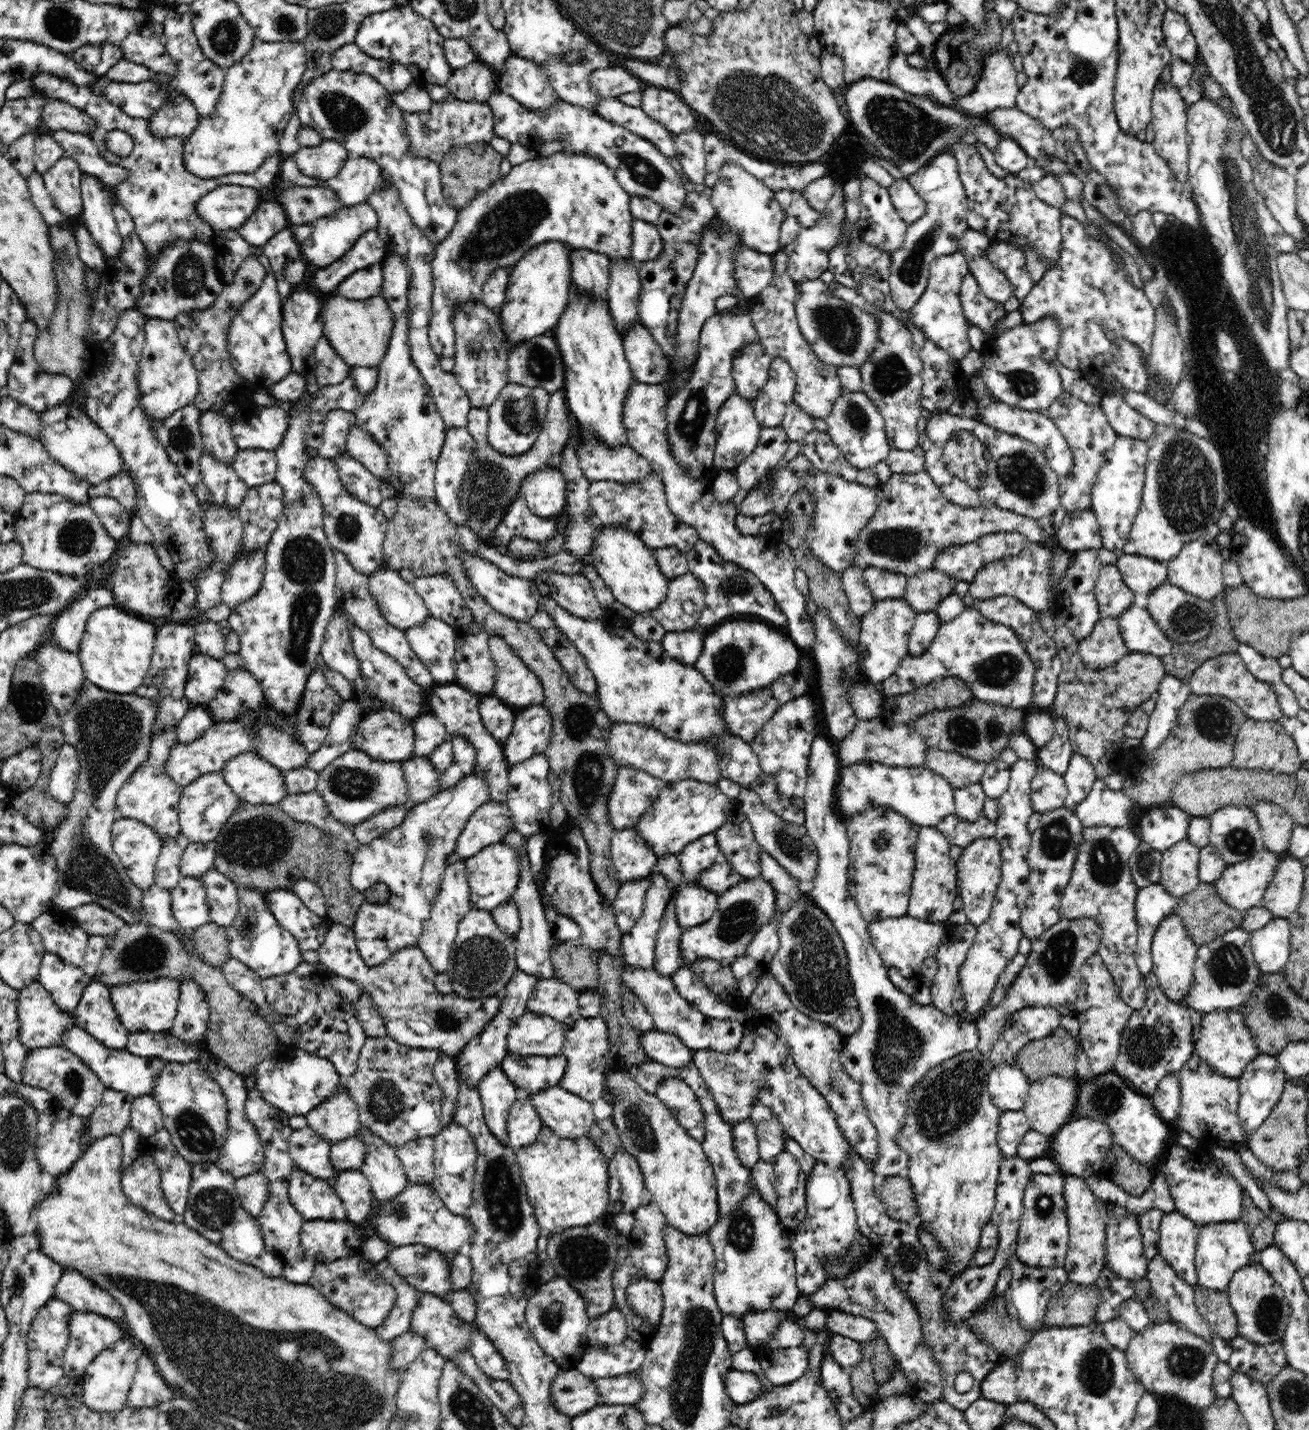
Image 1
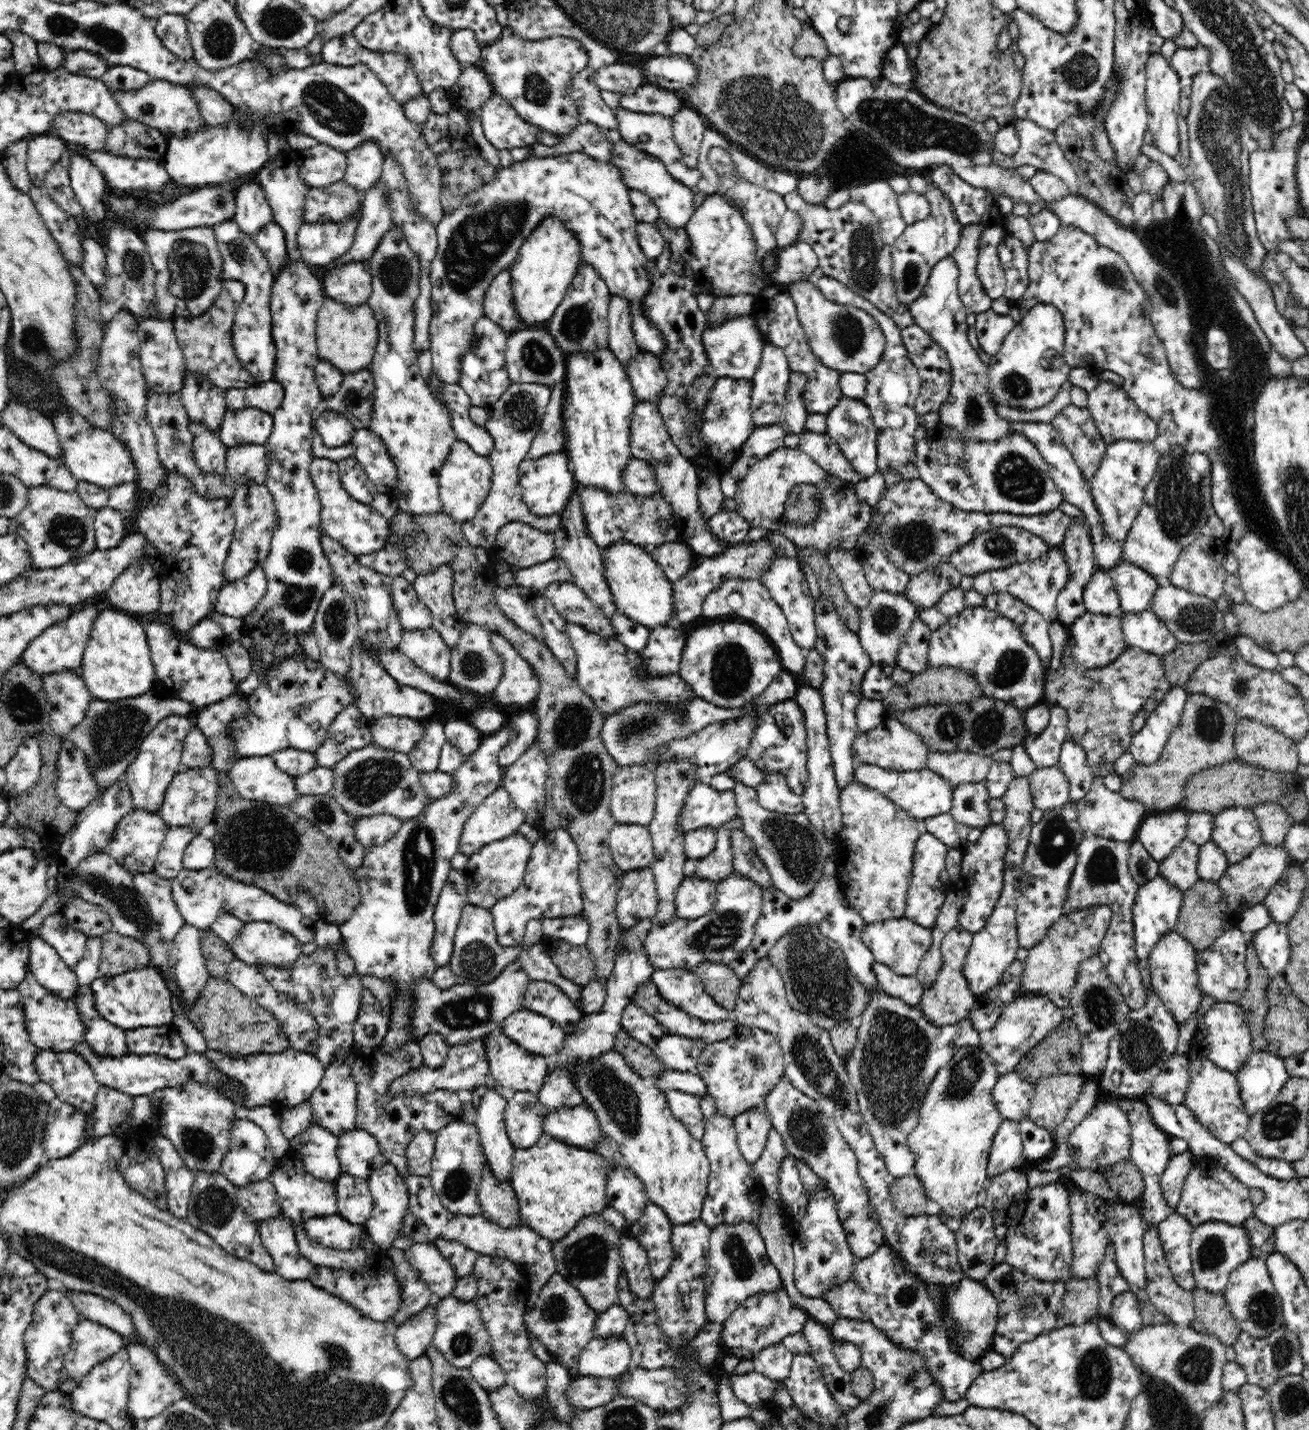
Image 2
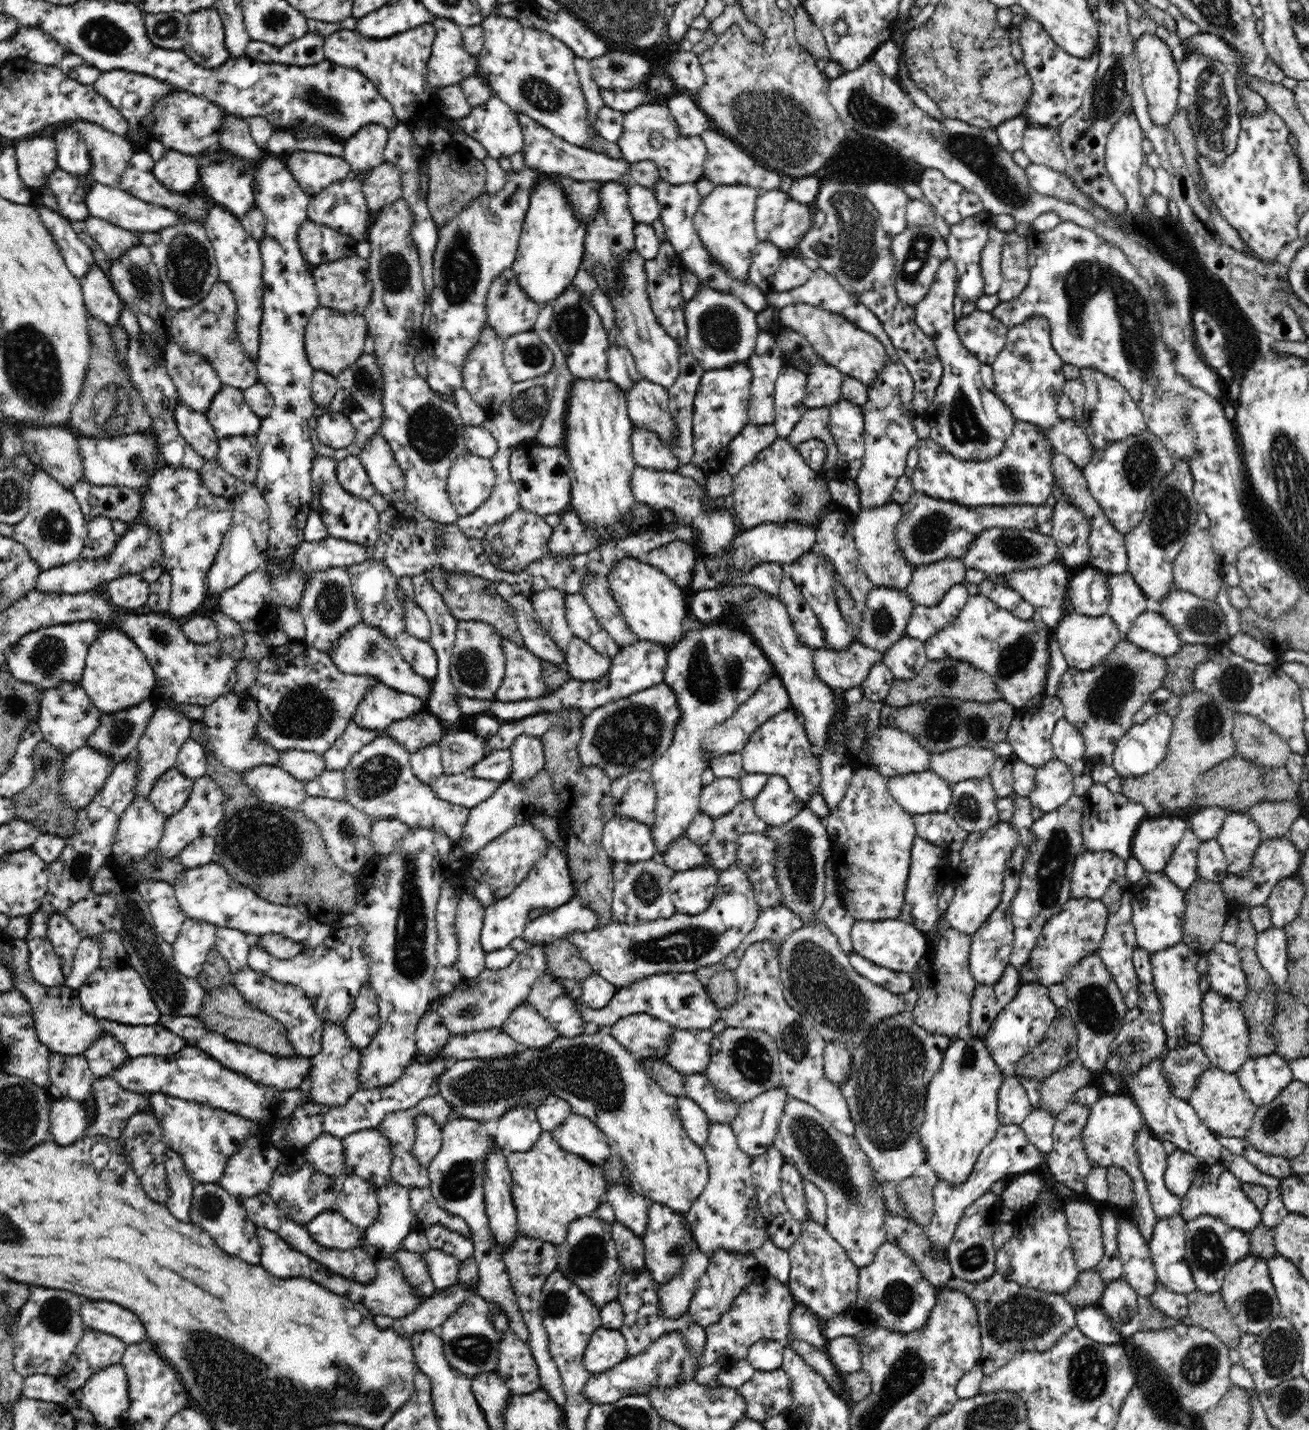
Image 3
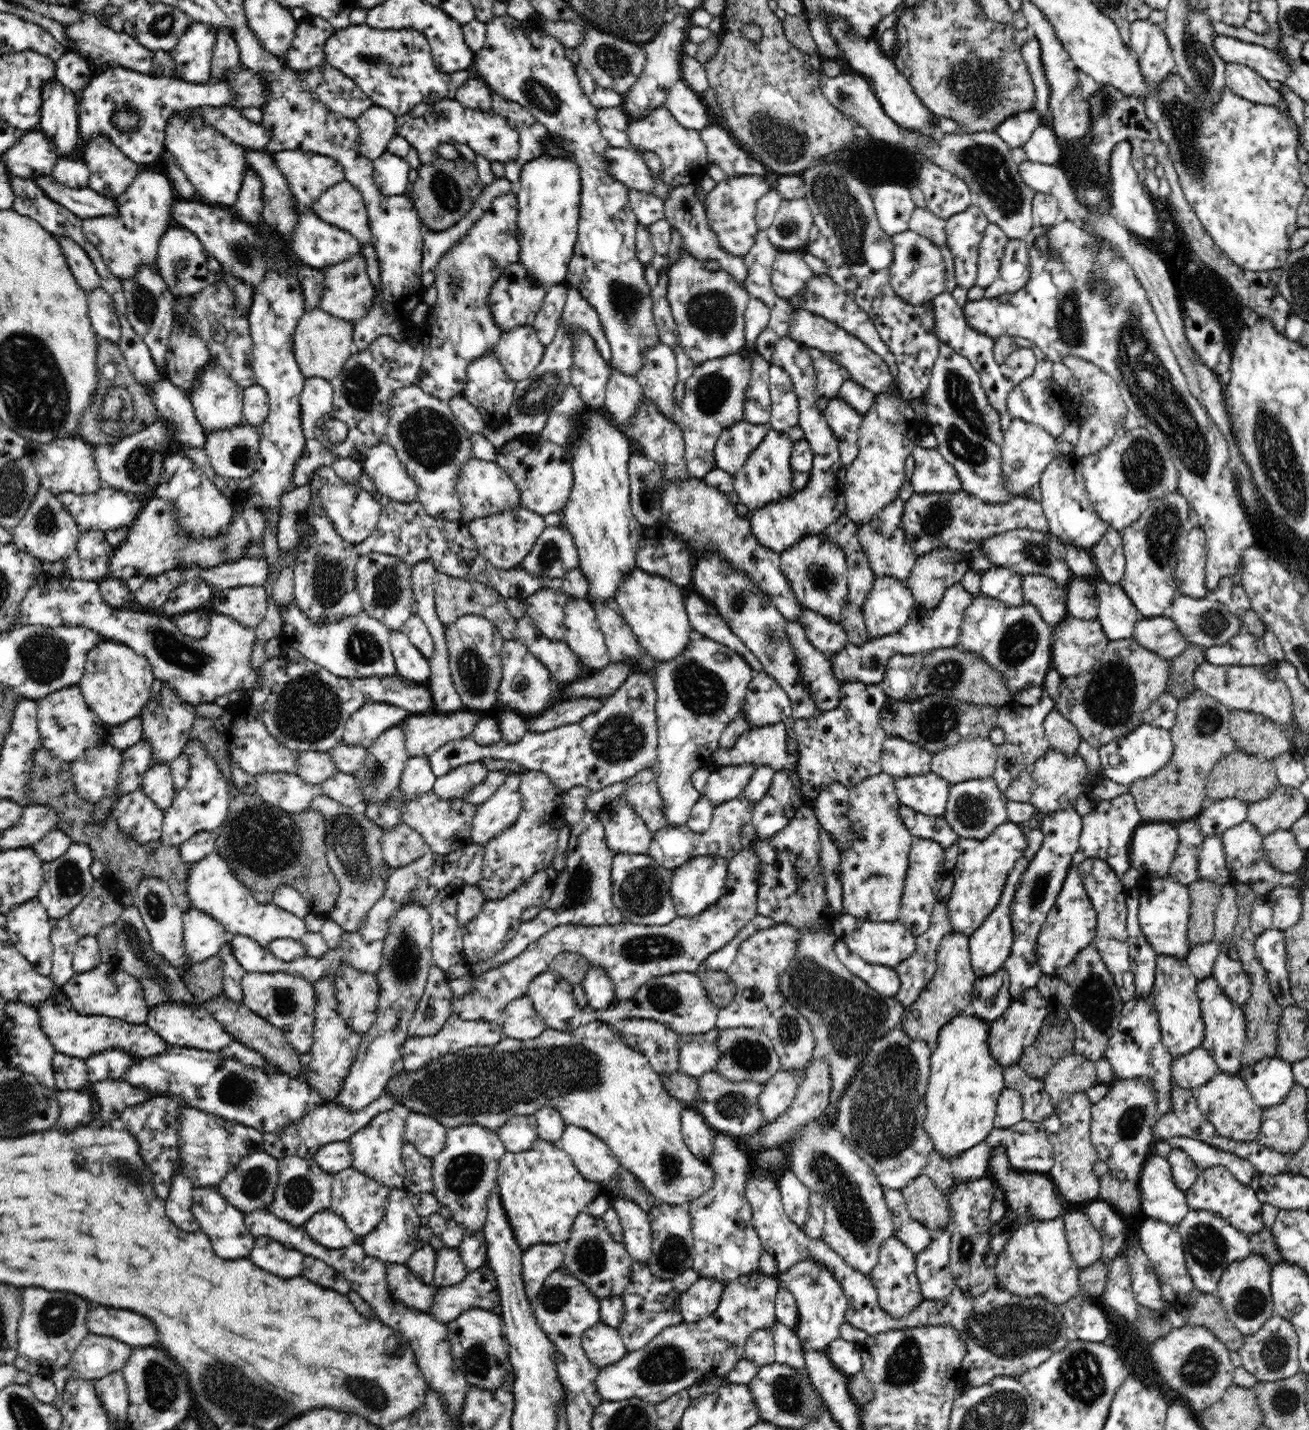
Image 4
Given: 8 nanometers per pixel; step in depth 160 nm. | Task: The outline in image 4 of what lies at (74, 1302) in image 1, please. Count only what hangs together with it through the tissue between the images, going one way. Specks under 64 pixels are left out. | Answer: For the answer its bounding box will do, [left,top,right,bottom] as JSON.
[87,1305,158,1347]

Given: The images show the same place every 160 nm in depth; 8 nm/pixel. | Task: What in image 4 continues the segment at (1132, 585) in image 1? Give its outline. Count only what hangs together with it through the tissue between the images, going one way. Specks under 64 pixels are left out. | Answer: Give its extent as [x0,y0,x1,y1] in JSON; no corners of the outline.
[1096,580,1141,641]

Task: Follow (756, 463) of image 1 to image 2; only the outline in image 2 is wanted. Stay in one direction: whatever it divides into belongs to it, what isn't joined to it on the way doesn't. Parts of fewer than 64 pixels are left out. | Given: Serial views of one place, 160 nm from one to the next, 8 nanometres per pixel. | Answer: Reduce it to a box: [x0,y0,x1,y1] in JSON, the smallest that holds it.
[727,425,786,481]

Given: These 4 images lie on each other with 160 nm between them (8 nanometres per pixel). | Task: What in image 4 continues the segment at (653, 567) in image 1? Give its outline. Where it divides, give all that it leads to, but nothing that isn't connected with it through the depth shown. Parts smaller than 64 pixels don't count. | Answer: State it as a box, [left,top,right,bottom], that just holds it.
[614,567,693,662]

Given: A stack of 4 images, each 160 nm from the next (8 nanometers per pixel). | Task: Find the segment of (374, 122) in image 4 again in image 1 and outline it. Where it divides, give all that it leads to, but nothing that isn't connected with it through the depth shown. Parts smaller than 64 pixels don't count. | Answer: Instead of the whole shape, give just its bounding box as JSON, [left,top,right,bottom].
[322,156,382,207]

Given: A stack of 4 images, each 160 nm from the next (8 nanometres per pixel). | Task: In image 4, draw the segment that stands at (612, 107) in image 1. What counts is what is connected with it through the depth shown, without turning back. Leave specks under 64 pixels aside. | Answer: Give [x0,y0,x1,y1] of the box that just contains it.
[628,106,710,187]

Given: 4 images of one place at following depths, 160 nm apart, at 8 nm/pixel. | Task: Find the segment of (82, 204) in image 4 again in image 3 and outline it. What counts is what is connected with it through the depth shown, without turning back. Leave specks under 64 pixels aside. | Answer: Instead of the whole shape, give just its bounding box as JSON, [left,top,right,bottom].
[85,181,183,232]

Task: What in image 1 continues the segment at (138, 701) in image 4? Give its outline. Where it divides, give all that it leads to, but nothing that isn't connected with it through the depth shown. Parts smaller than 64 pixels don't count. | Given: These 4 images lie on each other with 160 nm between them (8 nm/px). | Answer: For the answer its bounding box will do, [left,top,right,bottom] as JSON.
[79,606,157,694]

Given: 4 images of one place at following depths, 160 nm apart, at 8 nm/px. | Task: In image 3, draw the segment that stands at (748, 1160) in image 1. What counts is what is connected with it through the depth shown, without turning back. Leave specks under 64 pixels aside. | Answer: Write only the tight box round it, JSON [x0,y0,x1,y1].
[731,1086,792,1158]

